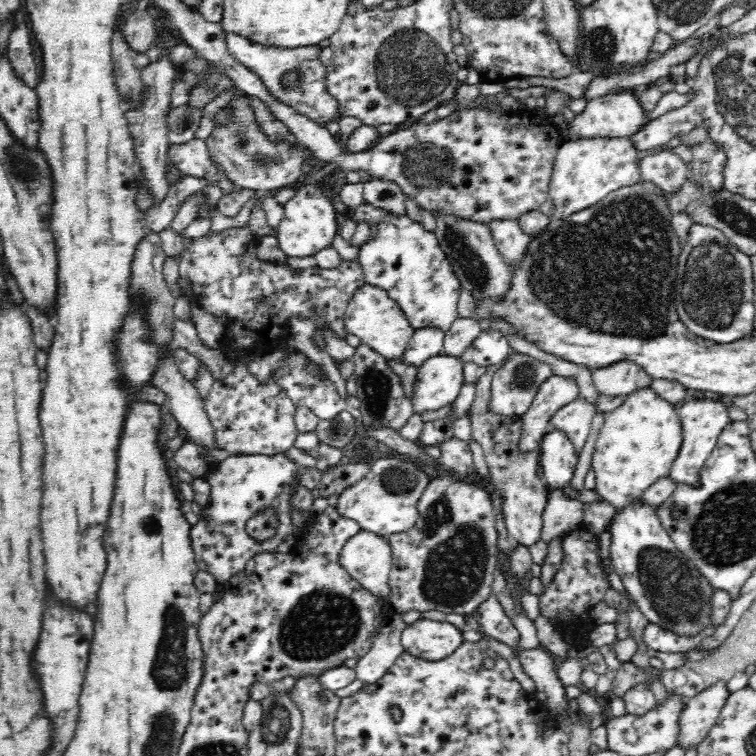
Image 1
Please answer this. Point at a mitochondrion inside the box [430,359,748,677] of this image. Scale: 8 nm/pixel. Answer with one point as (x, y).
(677, 595)

